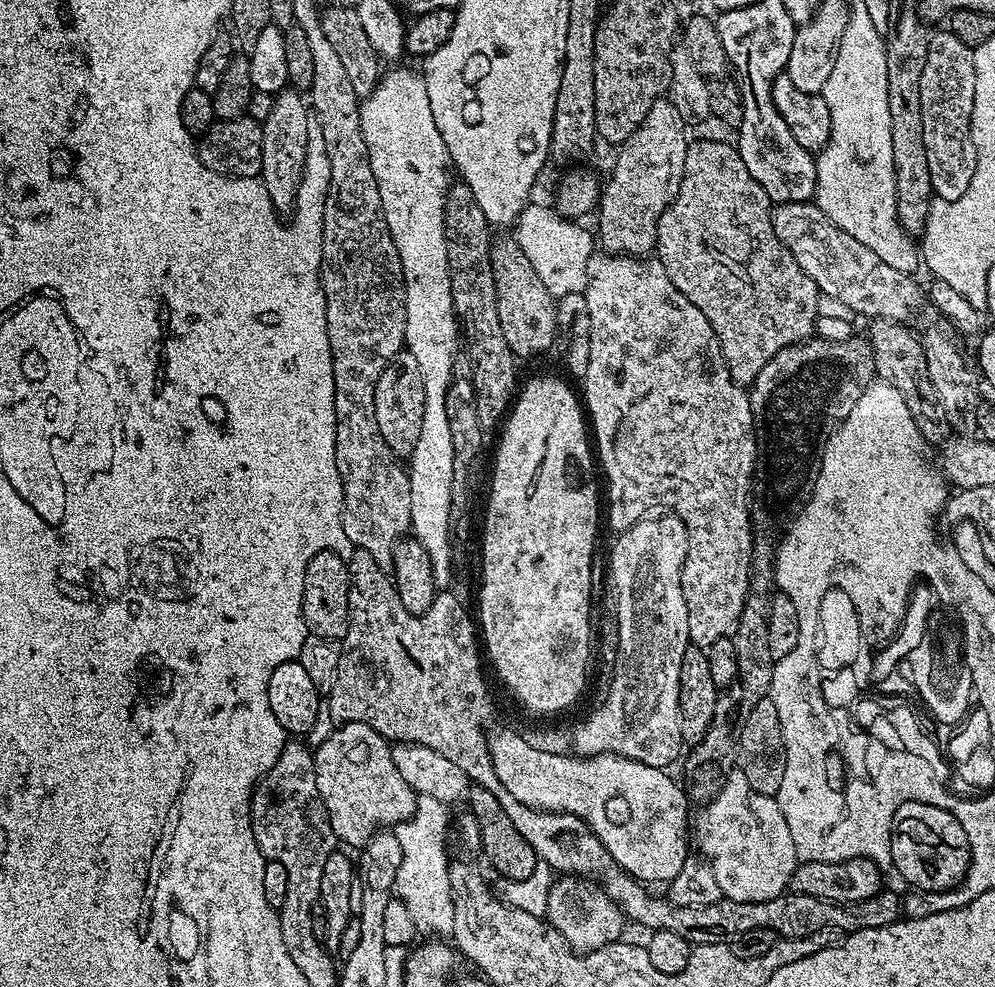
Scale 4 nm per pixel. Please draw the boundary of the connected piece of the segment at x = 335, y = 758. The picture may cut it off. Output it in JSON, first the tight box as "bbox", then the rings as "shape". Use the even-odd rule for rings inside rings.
{"bbox":[314,720,418,849],"shape":[[[353,720],[336,726],[336,729],[320,745],[315,745],[314,774],[318,782],[318,794],[326,806],[332,833],[336,835],[341,845],[349,844],[349,846],[344,845],[349,849],[363,849],[378,830],[391,829],[401,824],[403,820],[409,820],[416,812],[418,794],[408,785],[406,778],[402,778],[398,766],[394,766],[392,750],[393,745],[385,740],[382,734],[375,732],[368,724]]]}

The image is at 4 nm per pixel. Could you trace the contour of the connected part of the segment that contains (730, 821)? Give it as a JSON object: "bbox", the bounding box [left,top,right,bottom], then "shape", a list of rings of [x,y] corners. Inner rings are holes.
{"bbox":[694,770,798,902],"shape":[[[732,770],[705,804],[700,821],[694,824],[694,844],[700,847],[699,855],[710,862],[721,897],[734,902],[766,902],[785,895],[798,861],[790,826],[786,826],[775,796],[758,794],[746,782],[746,774]]]}

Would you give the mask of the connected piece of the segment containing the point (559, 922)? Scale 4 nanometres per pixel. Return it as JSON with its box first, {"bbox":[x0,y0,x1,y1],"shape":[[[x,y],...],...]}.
{"bbox":[547,874,626,953],"shape":[[[571,874],[561,875],[553,879],[550,898],[548,899],[547,923],[577,953],[596,952],[602,946],[617,943],[624,932],[626,917],[620,907],[602,888],[577,878]]]}

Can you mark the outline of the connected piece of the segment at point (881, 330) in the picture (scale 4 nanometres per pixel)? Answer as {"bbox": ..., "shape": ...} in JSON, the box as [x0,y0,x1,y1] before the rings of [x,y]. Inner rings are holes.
{"bbox":[866,319,938,421],"shape":[[[873,319],[866,333],[866,339],[872,346],[872,357],[876,363],[876,376],[883,383],[894,386],[902,394],[906,406],[910,406],[917,421],[932,420],[938,413],[936,393],[928,377],[926,358],[919,339],[904,329],[903,323],[894,320]]]}

